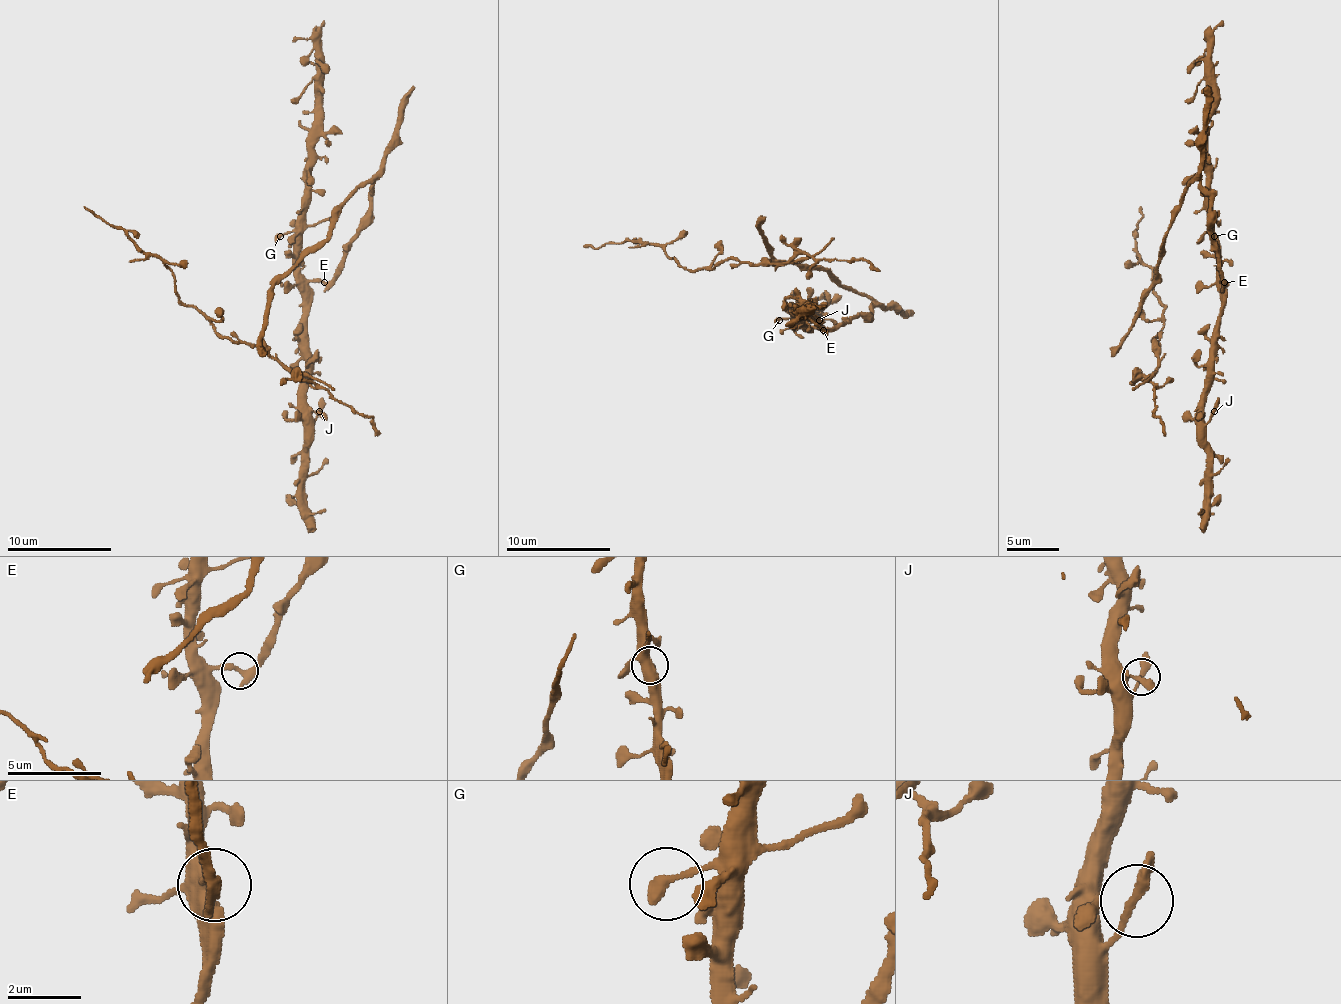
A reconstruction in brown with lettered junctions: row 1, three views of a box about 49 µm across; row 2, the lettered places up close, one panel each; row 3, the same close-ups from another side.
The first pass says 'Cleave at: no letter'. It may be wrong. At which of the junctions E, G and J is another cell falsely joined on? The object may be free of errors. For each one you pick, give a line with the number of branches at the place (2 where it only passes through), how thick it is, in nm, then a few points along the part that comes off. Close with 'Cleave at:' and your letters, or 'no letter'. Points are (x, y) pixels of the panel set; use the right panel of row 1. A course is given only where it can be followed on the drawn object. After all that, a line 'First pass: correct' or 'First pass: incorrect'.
E: Branches: 2. Thickness 320 nm
Cleave at: E
First pass: incorrect

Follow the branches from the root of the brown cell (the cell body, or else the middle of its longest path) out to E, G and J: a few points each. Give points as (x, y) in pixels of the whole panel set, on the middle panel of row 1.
E: (847, 288), (855, 288), (874, 301), (874, 312), (858, 314), (850, 322), (840, 322), (824, 330)
G: (847, 288), (874, 301), (871, 314), (858, 314), (826, 330), (805, 328), (792, 317), (779, 320)
J: (847, 288), (868, 296), (874, 301), (874, 312), (821, 330), (805, 325), (805, 309), (811, 309), (819, 320)

